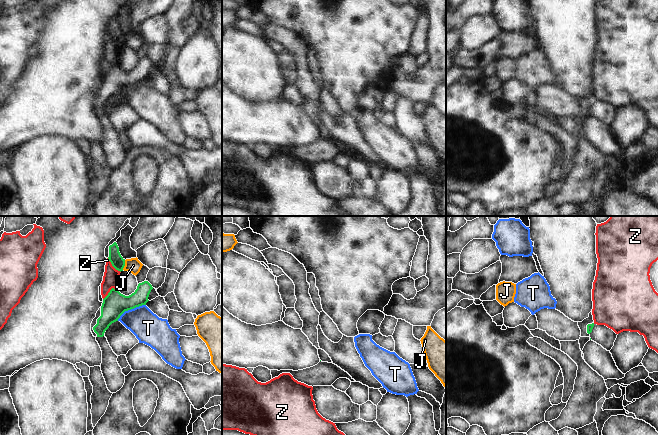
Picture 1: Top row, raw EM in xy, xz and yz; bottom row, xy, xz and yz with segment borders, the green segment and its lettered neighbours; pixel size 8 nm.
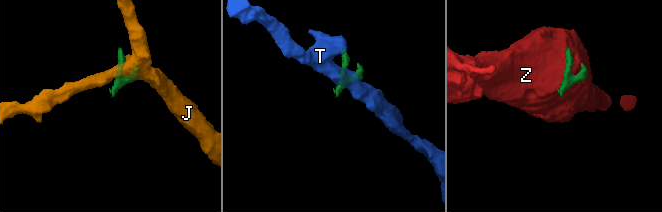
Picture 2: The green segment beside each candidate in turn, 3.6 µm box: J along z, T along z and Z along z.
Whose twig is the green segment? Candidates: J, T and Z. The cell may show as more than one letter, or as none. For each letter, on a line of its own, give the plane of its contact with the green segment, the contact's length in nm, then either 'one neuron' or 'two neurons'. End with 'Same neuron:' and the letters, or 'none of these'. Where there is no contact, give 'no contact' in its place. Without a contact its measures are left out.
J: contact in xy; length 80 nm; two neurons
T: contact in xy; length 260 nm; two neurons
Z: contact in xy; length 160 nm; two neurons
Same neuron: none of these

